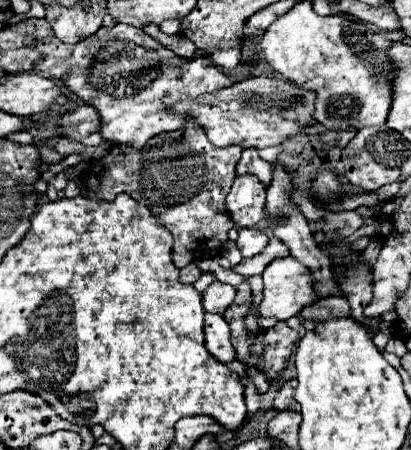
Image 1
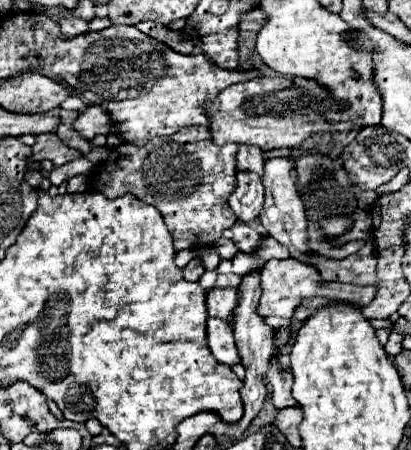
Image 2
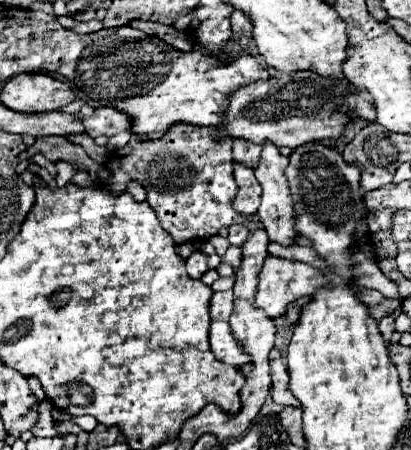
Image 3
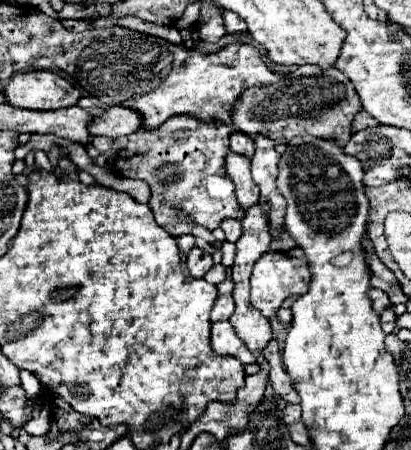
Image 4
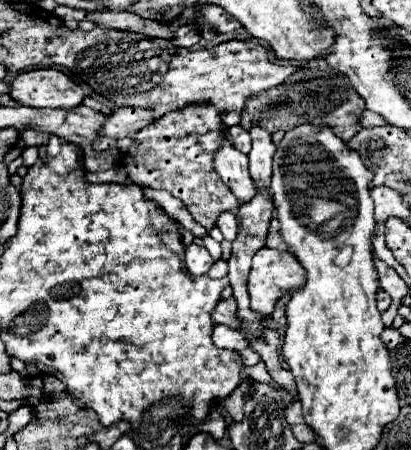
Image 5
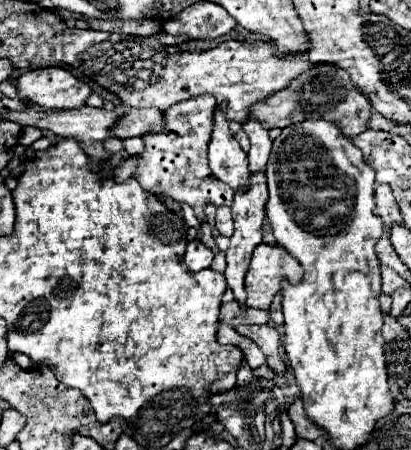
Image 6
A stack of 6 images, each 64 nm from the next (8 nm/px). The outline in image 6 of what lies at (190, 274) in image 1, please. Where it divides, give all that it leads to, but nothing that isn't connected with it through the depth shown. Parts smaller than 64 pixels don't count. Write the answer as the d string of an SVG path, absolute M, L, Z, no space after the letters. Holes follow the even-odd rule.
M198 240L190 242L186 246L184 262L186 262L186 266L188 266L190 272L200 272L200 270L208 268L212 264L212 258L214 258L214 252L210 248L206 248L204 244L200 244Z

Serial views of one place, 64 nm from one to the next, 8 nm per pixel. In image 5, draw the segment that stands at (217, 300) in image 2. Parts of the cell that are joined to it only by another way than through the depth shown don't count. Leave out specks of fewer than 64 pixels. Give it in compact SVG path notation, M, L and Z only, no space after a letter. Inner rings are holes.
M222 298L212 312L212 320L216 324L228 324L230 328L238 328L240 322L236 318L236 300L234 298Z

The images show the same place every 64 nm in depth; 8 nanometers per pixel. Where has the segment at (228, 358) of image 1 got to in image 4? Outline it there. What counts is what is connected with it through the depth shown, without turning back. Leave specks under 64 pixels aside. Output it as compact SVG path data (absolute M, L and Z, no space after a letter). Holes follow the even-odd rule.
M216 322L212 324L212 348L220 356L232 356L238 358L242 364L254 364L256 358L252 352L248 352L246 344L234 334L234 328L230 322Z

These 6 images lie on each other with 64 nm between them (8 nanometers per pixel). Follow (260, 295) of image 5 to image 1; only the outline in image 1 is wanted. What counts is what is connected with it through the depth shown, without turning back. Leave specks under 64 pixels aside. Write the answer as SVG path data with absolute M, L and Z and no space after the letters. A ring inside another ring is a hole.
M292 256L272 260L266 266L262 278L264 278L264 300L260 304L260 314L264 318L272 316L276 320L288 320L290 316L298 316L302 312L302 308L306 308L314 302L316 290L312 284L312 272Z

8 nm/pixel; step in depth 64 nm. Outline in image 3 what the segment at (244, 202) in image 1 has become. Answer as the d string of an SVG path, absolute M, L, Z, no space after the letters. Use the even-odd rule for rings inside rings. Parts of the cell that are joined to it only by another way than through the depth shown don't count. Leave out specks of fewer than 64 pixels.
M234 164L234 178L238 182L238 194L232 200L232 206L242 216L254 216L260 206L260 182L254 176L254 170Z

